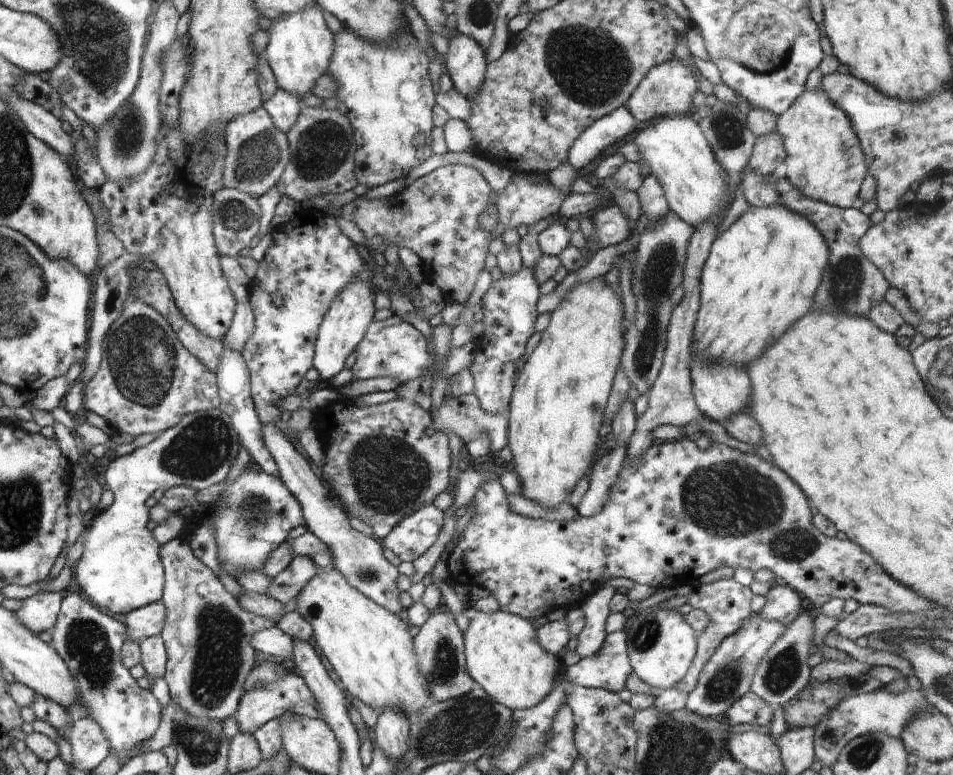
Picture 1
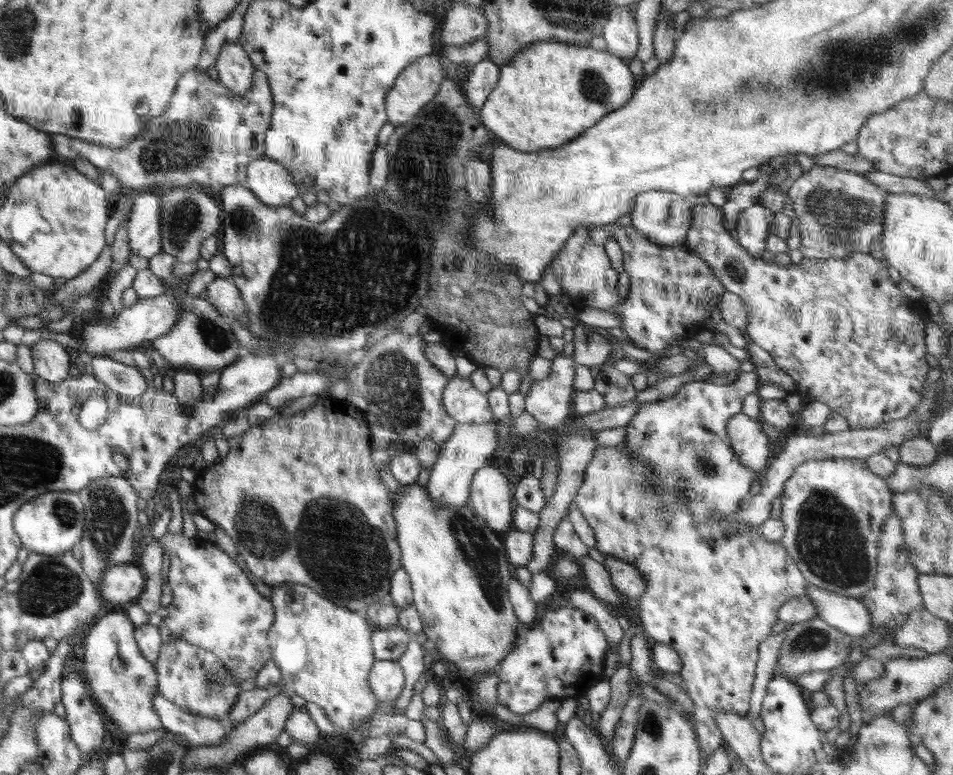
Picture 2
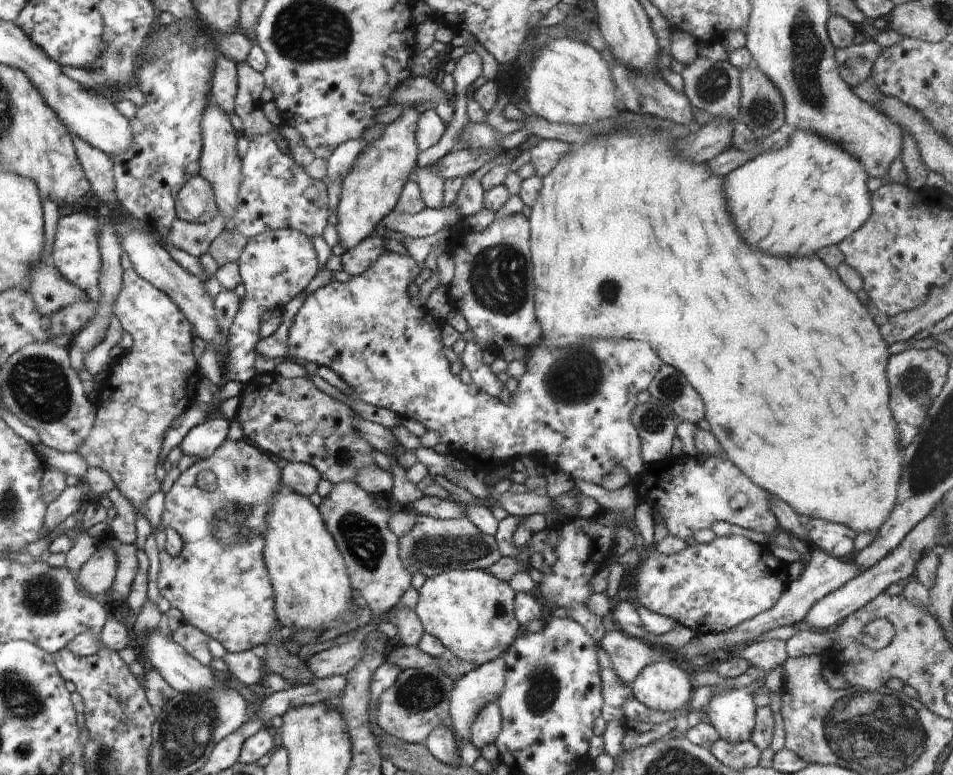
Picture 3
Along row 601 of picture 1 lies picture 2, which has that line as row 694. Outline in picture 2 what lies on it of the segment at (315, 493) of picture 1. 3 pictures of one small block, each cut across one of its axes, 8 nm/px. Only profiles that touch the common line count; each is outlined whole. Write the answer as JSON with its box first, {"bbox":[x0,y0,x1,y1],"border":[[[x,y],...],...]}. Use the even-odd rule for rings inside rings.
{"bbox":[368,661,404,704],"border":[[[375,661],[368,675],[369,690],[379,704],[396,701],[404,688],[404,679],[397,661]]]}

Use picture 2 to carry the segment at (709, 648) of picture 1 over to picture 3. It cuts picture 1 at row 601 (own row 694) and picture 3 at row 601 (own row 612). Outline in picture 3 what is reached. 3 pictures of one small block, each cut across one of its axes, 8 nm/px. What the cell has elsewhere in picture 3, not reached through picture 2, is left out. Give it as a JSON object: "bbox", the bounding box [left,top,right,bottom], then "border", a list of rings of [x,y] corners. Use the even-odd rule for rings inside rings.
{"bbox":[636,537,790,634],"border":[[[716,537],[711,543],[697,543],[668,556],[651,550],[638,568],[640,572],[637,575],[636,590],[640,604],[650,612],[673,618],[678,624],[687,626],[698,634],[719,633],[770,610],[790,584],[789,564],[774,557],[771,547],[758,545],[746,537]]]}

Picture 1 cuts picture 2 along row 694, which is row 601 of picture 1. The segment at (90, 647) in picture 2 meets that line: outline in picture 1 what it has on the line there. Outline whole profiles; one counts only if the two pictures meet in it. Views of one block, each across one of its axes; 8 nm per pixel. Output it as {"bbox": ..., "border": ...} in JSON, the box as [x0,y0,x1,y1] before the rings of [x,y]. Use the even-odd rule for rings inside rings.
{"bbox":[73,409,240,615],"border":[[[209,409],[186,414],[176,426],[166,430],[148,446],[135,448],[131,454],[120,455],[114,462],[108,462],[104,482],[114,496],[113,502],[108,508],[100,507],[98,516],[94,516],[90,522],[85,535],[84,552],[73,566],[73,578],[80,586],[81,594],[86,594],[96,607],[112,614],[128,615],[148,604],[161,601],[165,573],[160,559],[161,545],[147,526],[150,520],[149,508],[145,504],[147,499],[155,496],[160,489],[174,486],[183,485],[198,492],[221,484],[228,478],[228,472],[235,464],[240,448],[238,434],[232,427],[230,418],[219,409]]]}

